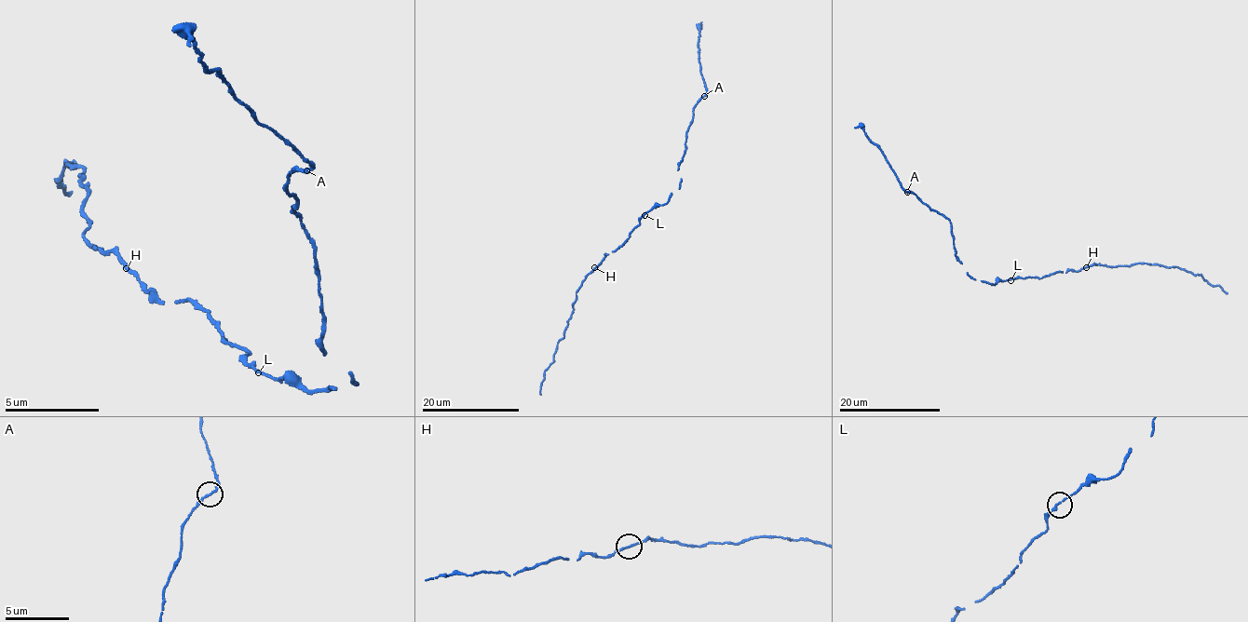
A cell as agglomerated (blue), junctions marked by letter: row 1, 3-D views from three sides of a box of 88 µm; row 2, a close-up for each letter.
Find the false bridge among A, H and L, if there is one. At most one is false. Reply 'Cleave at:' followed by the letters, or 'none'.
Cleave at: none

